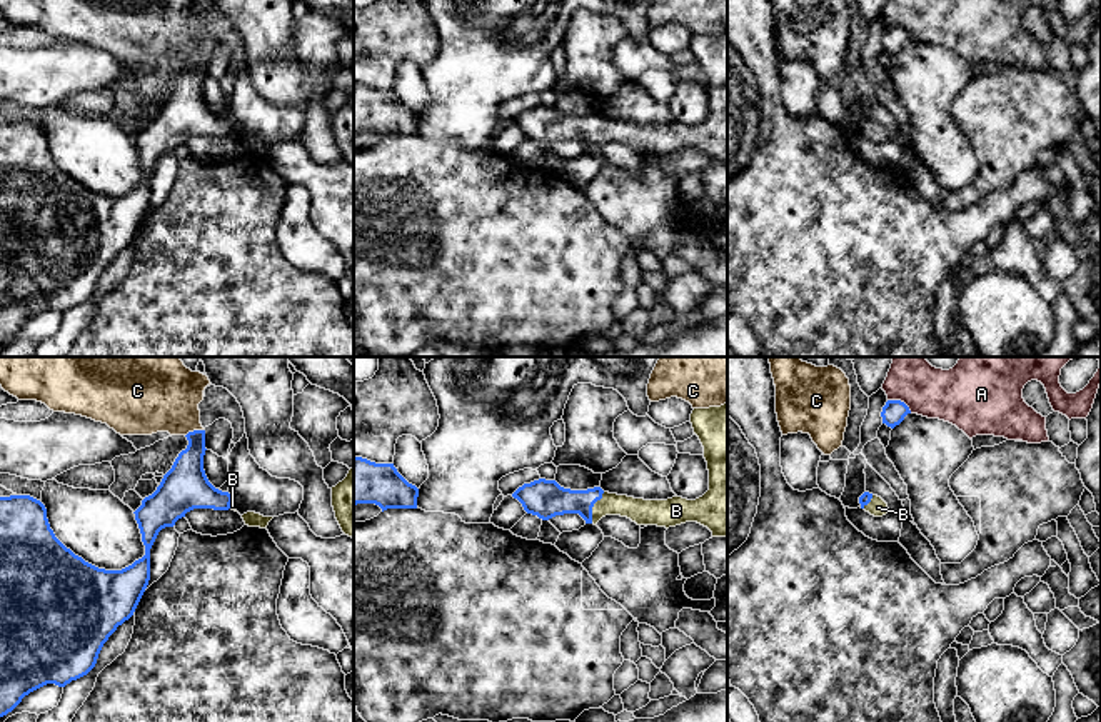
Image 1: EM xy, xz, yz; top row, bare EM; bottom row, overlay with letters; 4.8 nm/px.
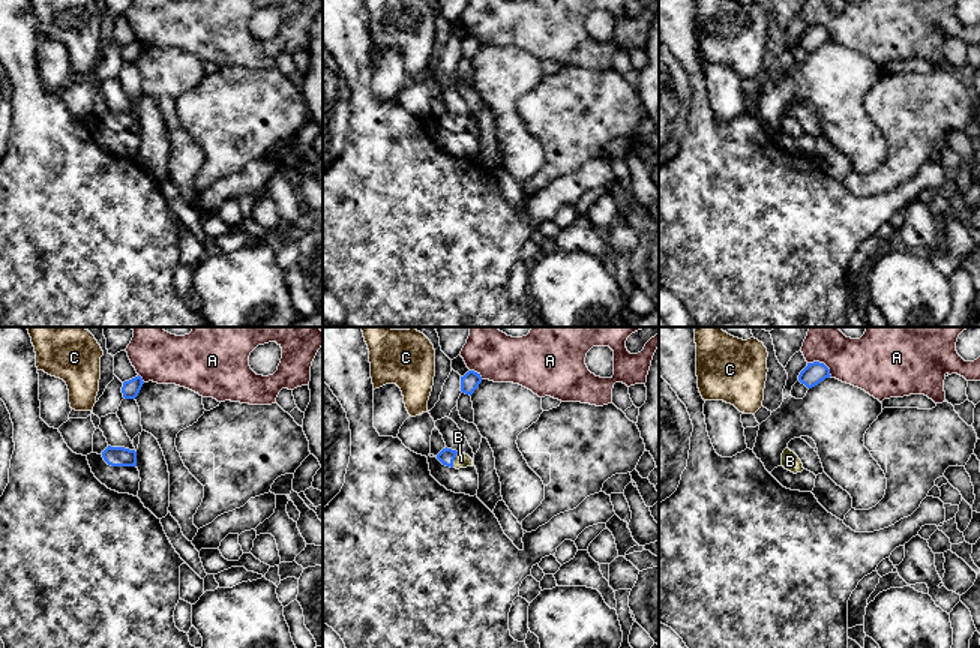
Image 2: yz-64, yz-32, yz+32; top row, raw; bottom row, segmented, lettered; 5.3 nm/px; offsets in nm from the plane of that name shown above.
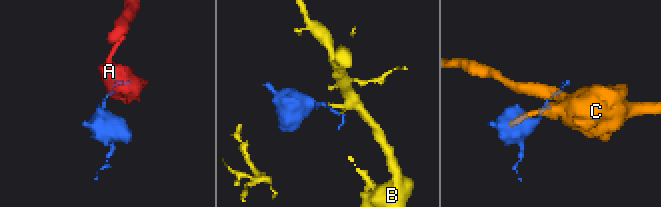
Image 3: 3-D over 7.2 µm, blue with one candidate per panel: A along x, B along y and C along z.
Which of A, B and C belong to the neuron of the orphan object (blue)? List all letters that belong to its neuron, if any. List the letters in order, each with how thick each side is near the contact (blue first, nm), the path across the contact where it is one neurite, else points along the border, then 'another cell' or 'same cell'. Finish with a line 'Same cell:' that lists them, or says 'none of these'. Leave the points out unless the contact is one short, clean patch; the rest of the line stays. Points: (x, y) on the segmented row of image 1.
A: 110/260 nm | another cell
B: 190/120 nm | across xz (546, 499), (579, 501), (593, 506), (628, 506), (643, 512) | same cell
C: 190/360 nm | along xy (202, 429), (194, 429), (186, 436) | another cell
Same cell: B

